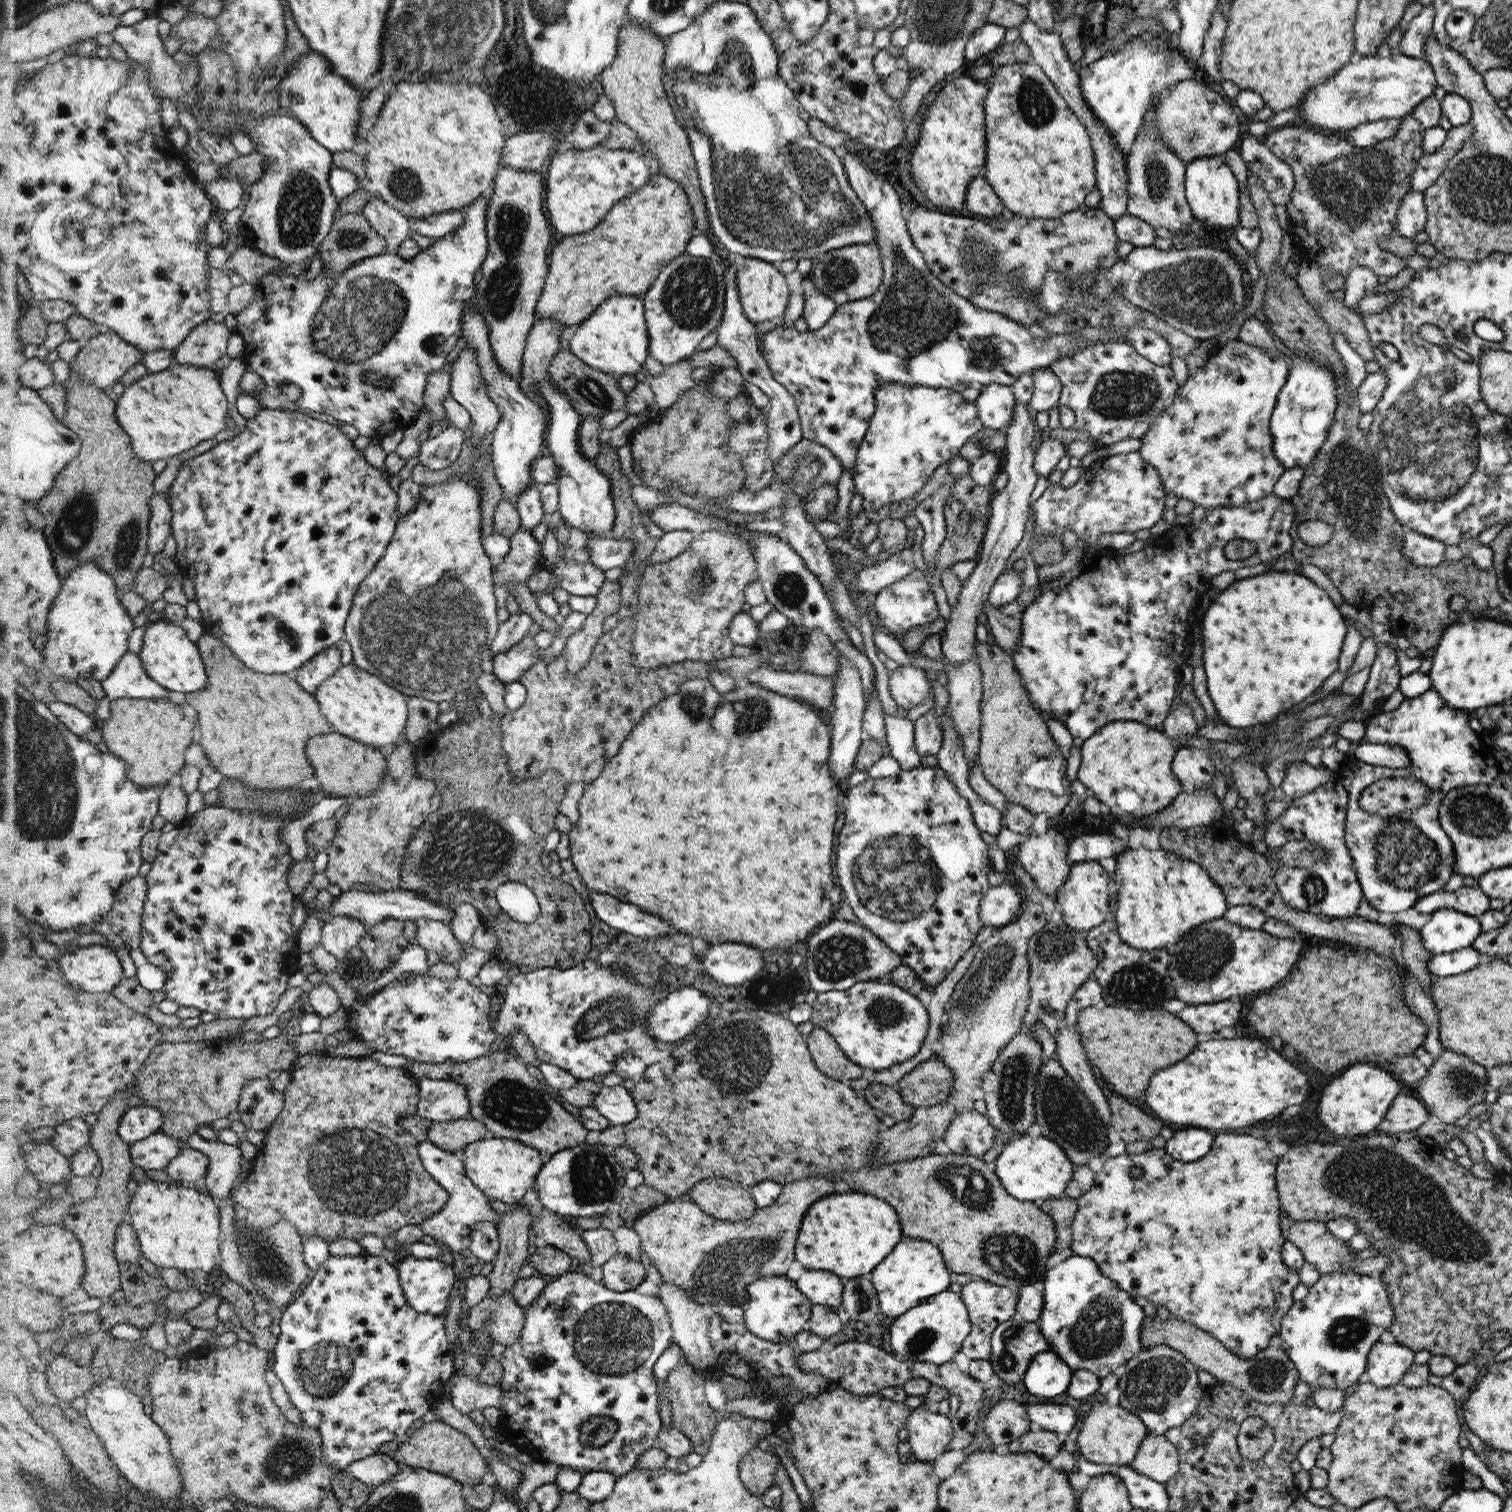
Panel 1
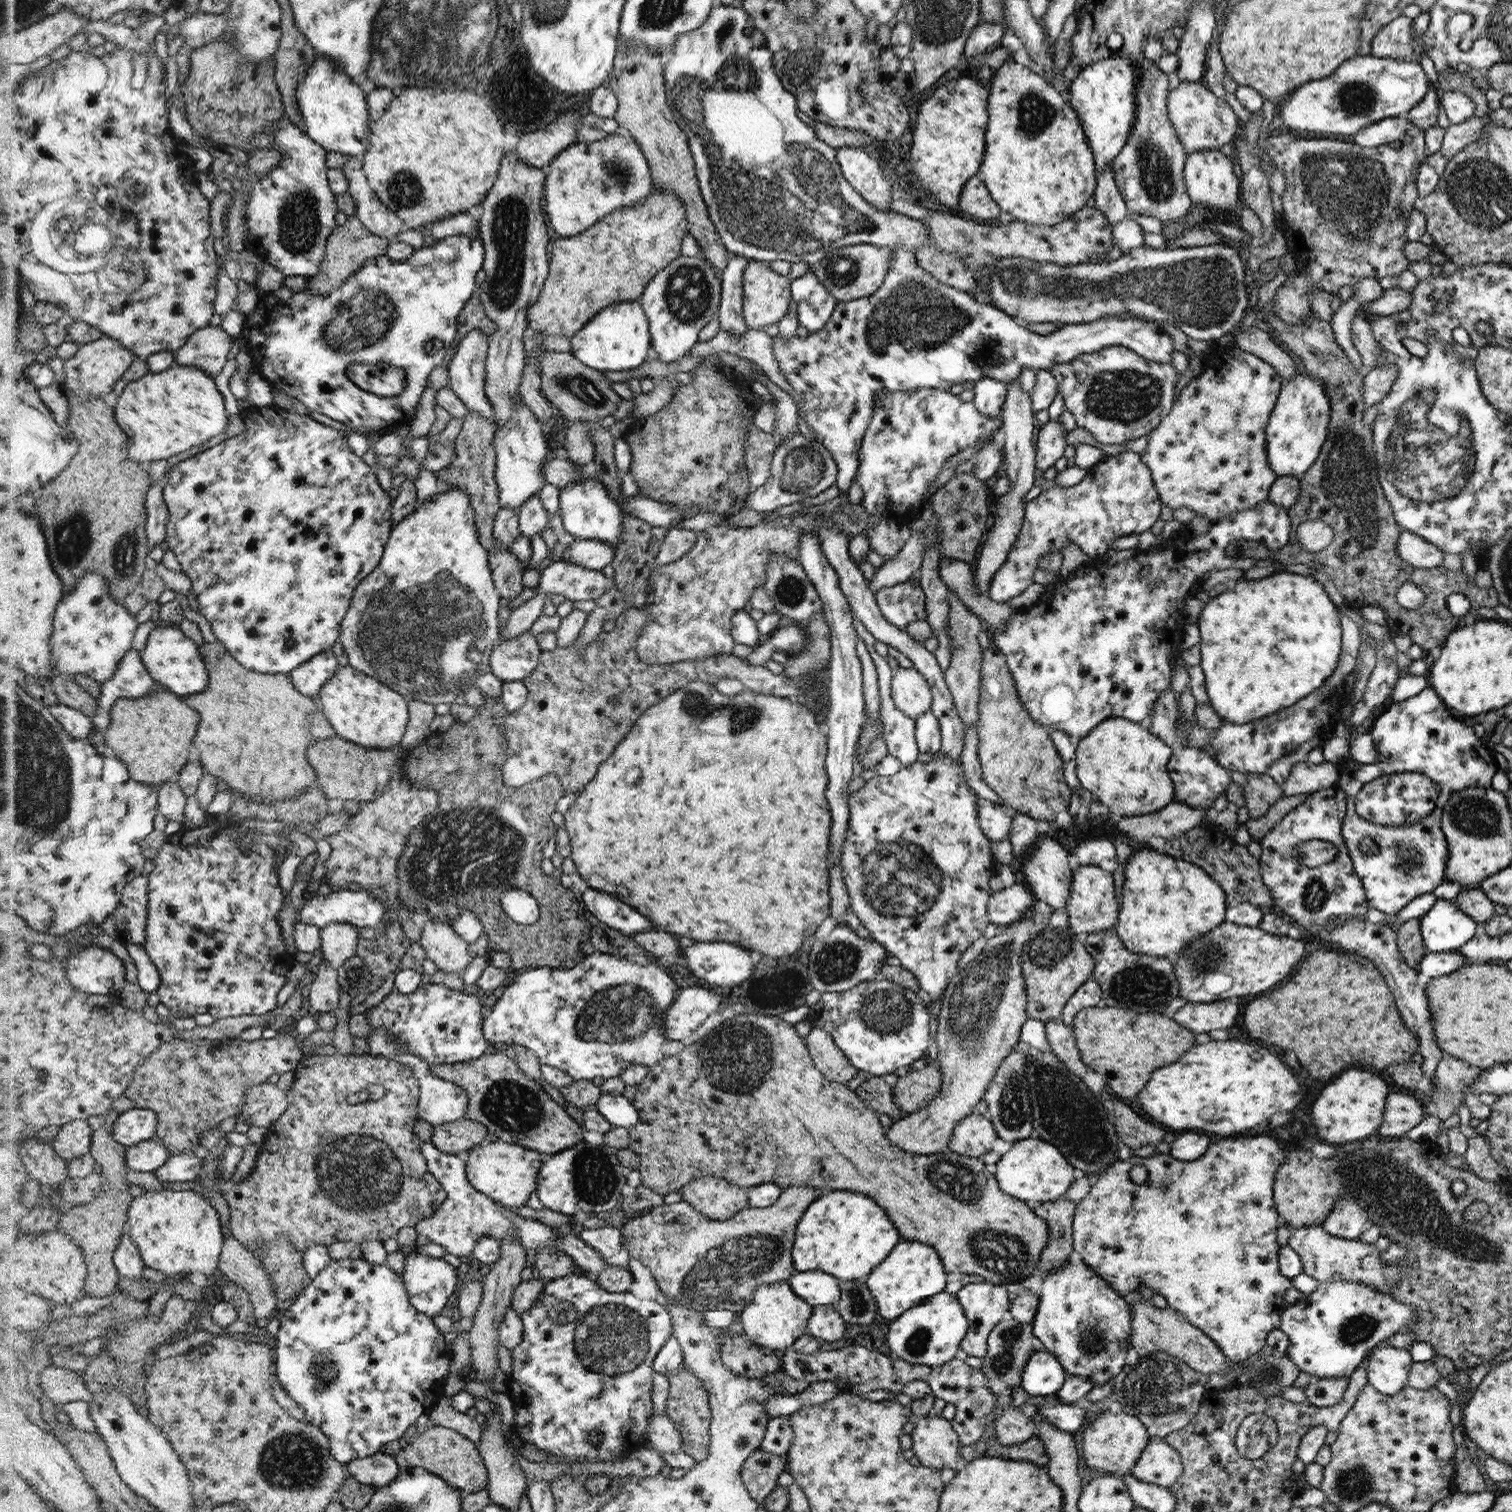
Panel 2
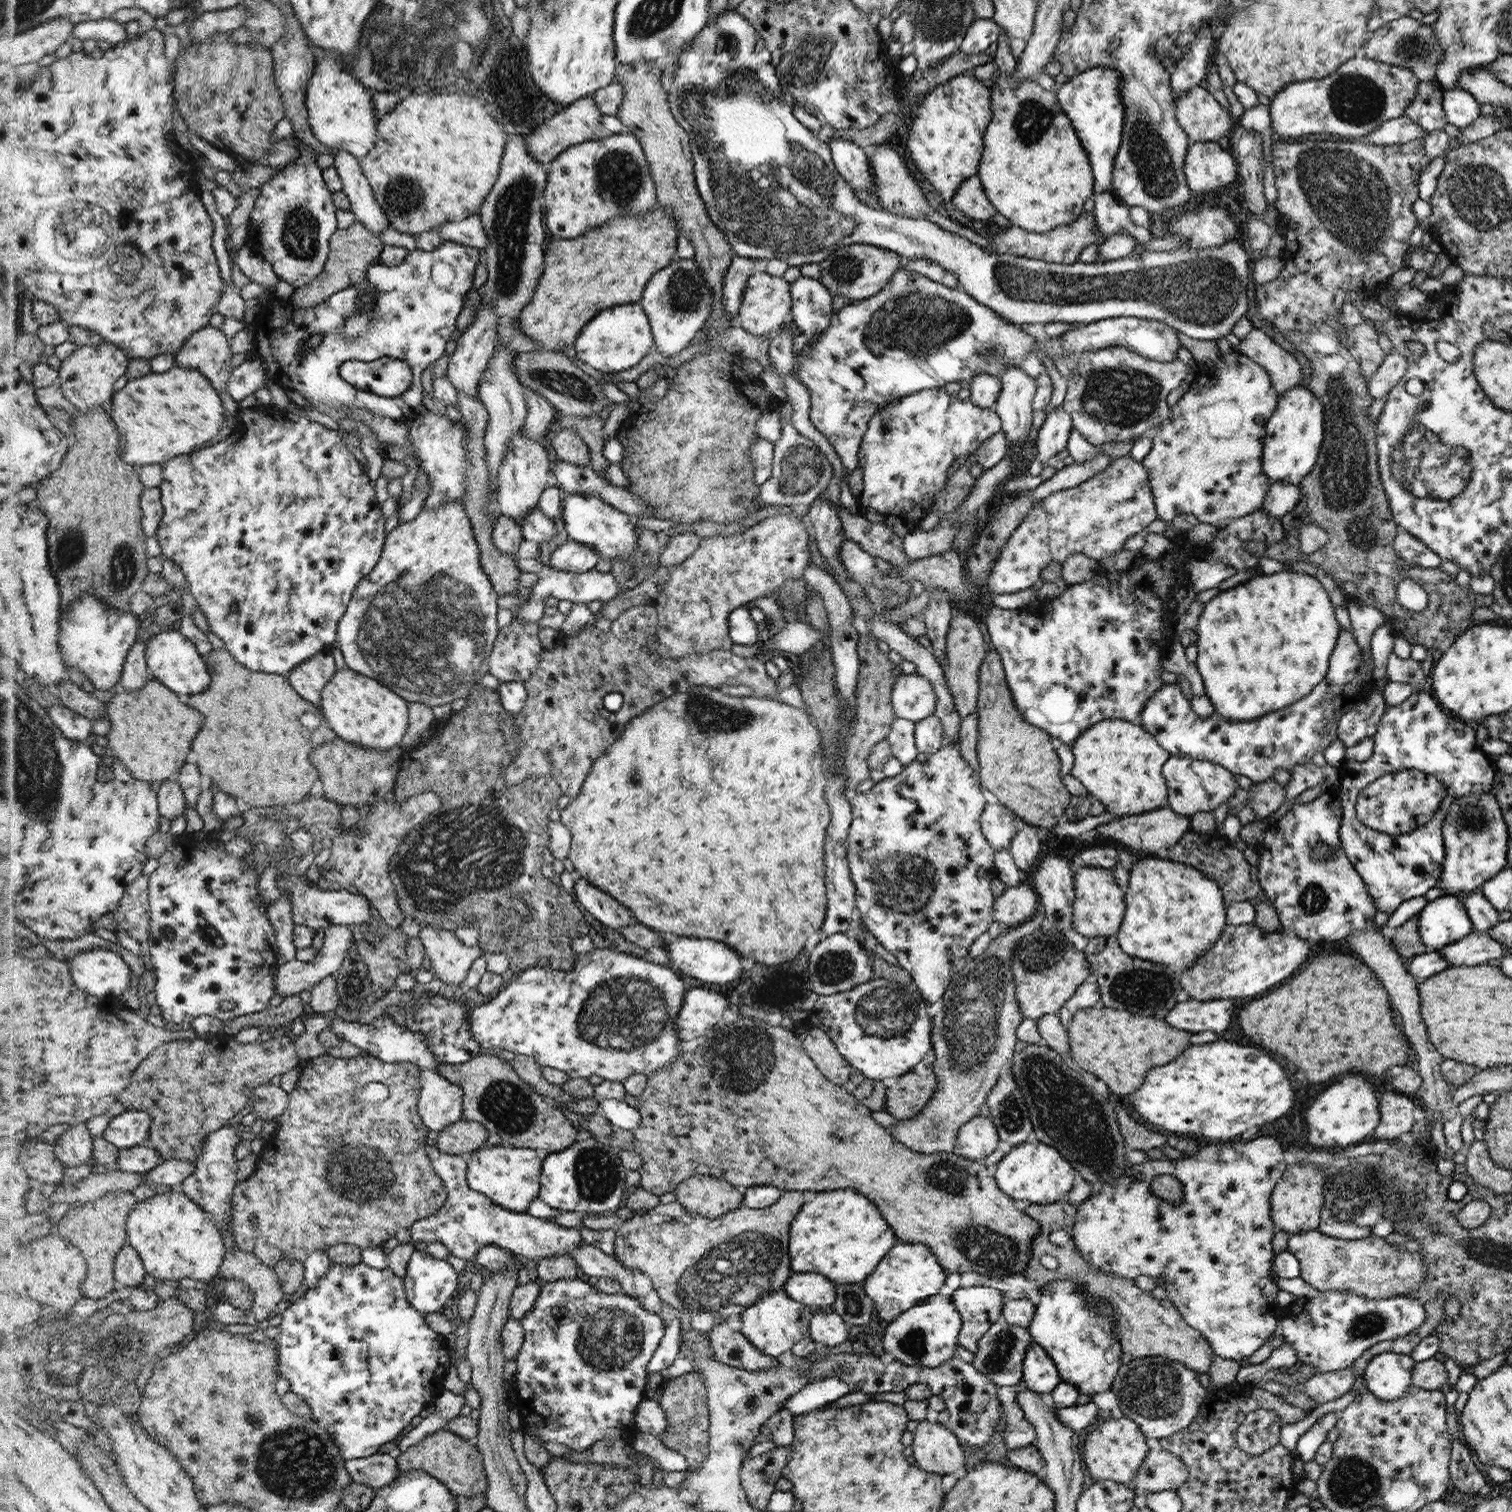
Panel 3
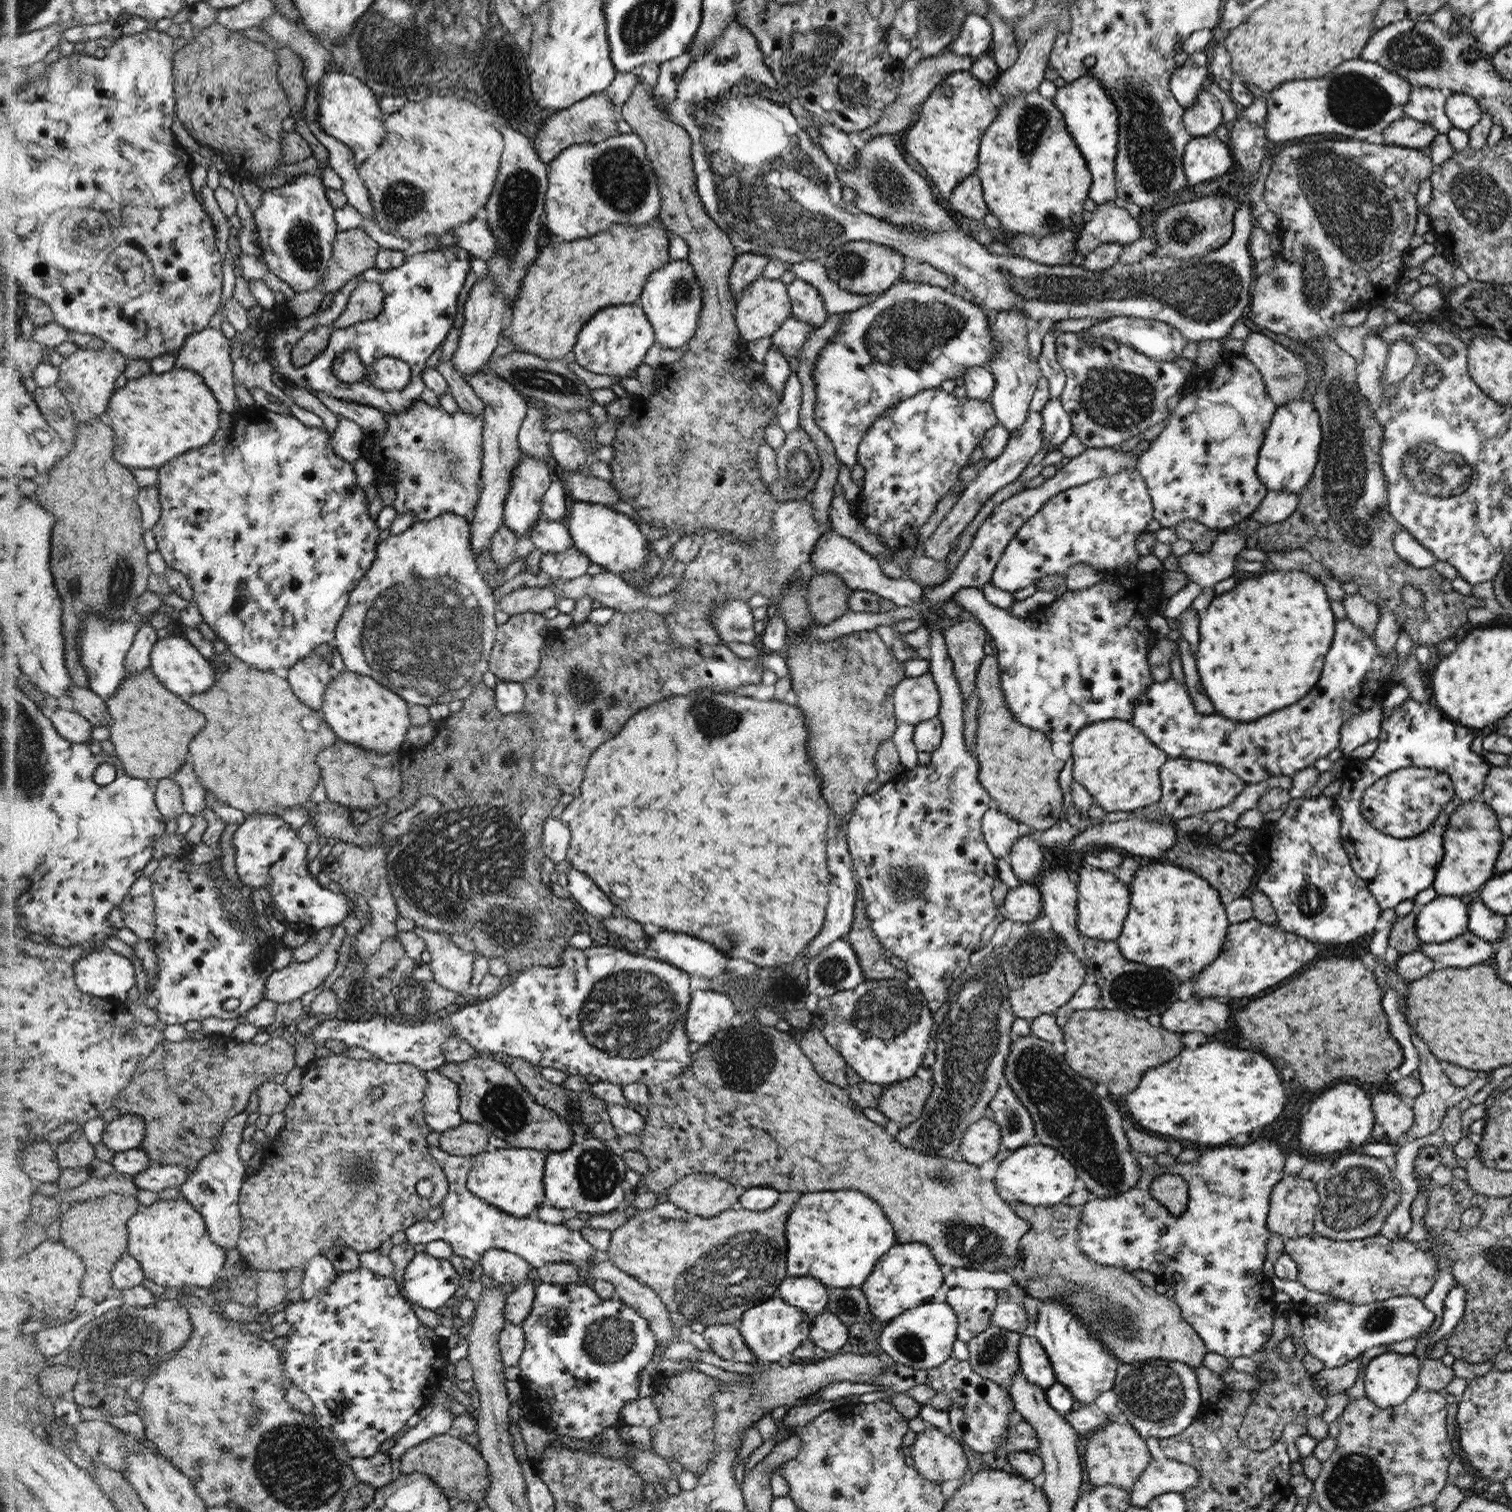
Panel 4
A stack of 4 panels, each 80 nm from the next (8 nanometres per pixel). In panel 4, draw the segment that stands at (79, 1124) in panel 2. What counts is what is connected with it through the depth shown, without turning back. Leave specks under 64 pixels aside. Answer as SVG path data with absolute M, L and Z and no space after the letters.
M85 1128L72 1135L56 1152L64 1169L89 1169L98 1159L96 1146L86 1137Z

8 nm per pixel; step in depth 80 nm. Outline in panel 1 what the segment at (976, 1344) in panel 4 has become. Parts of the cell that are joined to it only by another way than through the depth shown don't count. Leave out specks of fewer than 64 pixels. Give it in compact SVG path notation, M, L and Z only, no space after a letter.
M1012 1318L994 1329L992 1336L992 1357L989 1358L994 1374L1000 1376L1006 1382L1020 1382L1024 1380L1029 1362L1037 1354L1050 1351L1050 1343L1041 1333L1041 1327L1037 1322L1020 1321Z

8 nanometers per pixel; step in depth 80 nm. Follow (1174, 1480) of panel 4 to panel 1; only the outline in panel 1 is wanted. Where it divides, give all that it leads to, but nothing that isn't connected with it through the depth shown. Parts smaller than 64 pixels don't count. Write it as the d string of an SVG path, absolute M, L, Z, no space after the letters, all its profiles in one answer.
M1150 1433L1139 1446L1139 1452L1130 1466L1164 1485L1179 1471L1179 1452L1164 1435Z

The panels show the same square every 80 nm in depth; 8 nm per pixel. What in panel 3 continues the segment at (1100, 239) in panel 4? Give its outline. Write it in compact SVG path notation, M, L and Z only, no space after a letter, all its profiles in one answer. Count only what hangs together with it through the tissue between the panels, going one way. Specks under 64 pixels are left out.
M1113 190L1094 194L1094 218L1098 222L1098 233L1106 239L1118 233L1128 233L1138 244L1144 244L1153 238L1150 230L1136 226L1129 216L1129 206L1126 205Z

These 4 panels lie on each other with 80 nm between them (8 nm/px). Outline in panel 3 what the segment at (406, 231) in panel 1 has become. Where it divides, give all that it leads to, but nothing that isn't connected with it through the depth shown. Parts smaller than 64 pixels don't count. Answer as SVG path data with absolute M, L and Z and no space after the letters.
M334 149L333 168L338 171L342 180L342 191L350 203L350 210L358 223L377 235L384 230L392 229L388 215L378 206L368 180L363 176L359 159L348 151Z

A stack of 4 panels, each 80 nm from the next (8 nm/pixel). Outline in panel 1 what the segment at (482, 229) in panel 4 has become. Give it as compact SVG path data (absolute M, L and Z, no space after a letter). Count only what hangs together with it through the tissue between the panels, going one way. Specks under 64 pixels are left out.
M451 210L438 212L426 219L418 219L413 222L413 231L420 236L430 238L442 238L464 225L464 216L462 211Z

